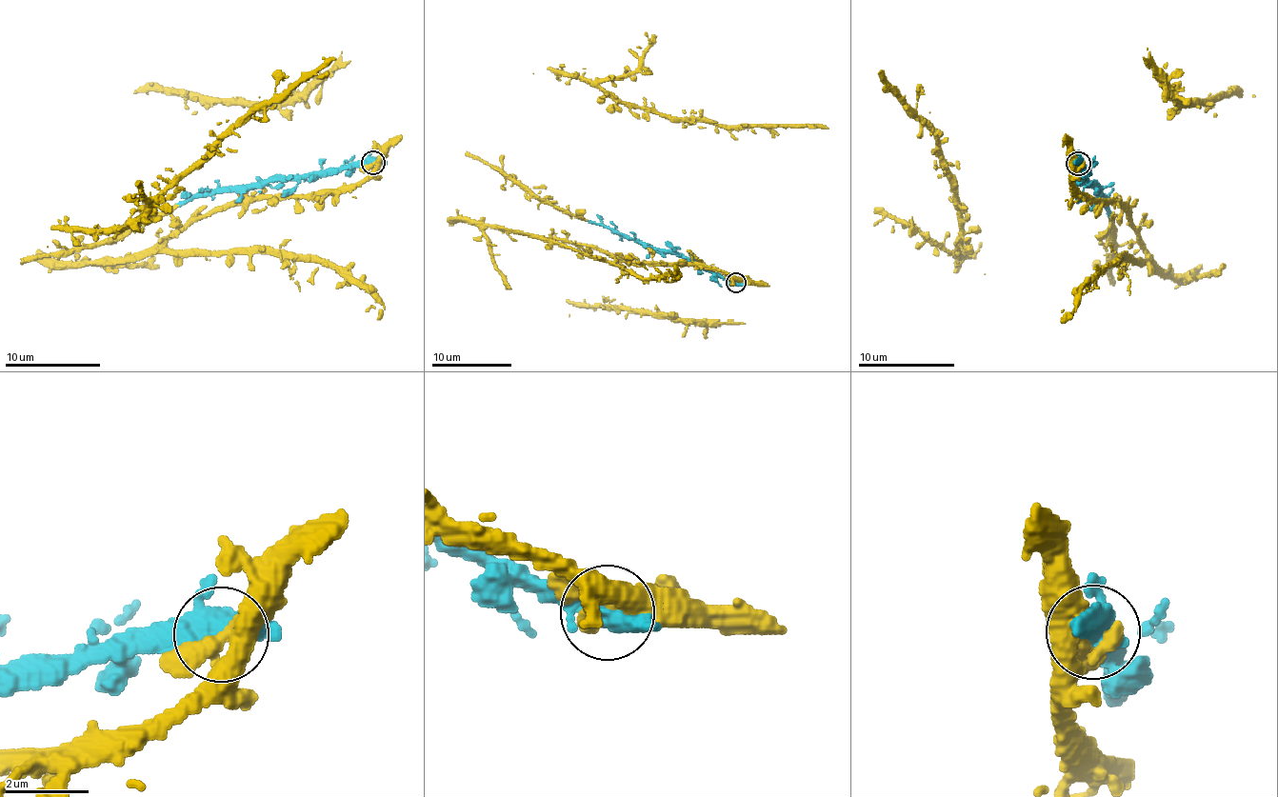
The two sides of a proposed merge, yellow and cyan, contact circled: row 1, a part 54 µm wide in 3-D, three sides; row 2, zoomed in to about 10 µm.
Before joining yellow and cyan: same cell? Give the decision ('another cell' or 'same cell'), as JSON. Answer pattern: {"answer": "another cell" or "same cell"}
{"answer": "same cell"}

